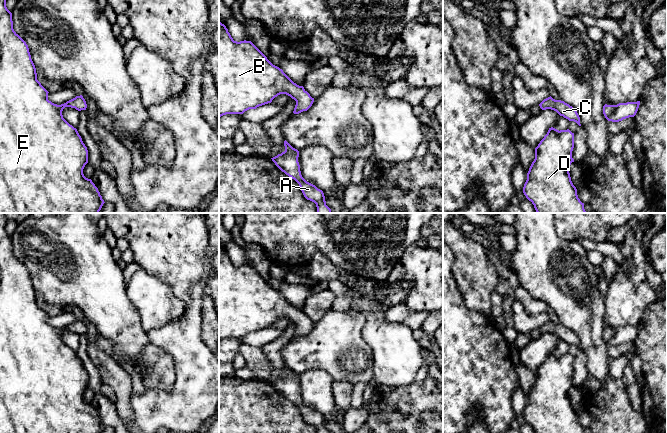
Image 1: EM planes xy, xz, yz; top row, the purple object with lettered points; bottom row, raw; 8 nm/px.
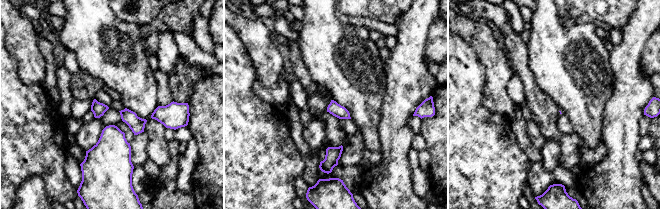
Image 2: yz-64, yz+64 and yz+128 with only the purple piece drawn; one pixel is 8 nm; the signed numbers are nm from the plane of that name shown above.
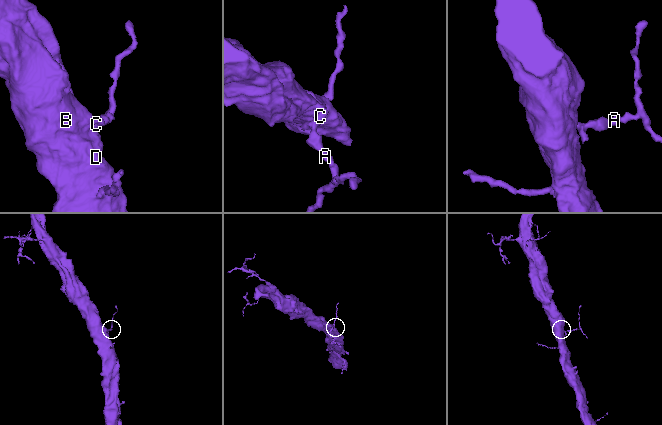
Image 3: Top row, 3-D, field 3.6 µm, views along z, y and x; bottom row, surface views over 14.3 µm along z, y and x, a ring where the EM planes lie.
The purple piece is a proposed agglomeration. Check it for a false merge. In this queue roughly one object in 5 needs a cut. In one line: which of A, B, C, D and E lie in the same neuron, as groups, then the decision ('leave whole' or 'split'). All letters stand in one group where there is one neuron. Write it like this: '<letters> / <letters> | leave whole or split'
A B C D E | leave whole

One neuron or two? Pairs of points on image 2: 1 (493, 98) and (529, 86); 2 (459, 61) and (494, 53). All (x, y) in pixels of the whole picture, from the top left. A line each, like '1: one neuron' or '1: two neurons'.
1: two neurons
2: two neurons

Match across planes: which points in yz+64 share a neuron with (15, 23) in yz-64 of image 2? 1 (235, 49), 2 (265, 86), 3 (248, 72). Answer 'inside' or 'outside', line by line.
1: outside
2: inside
3: outside

